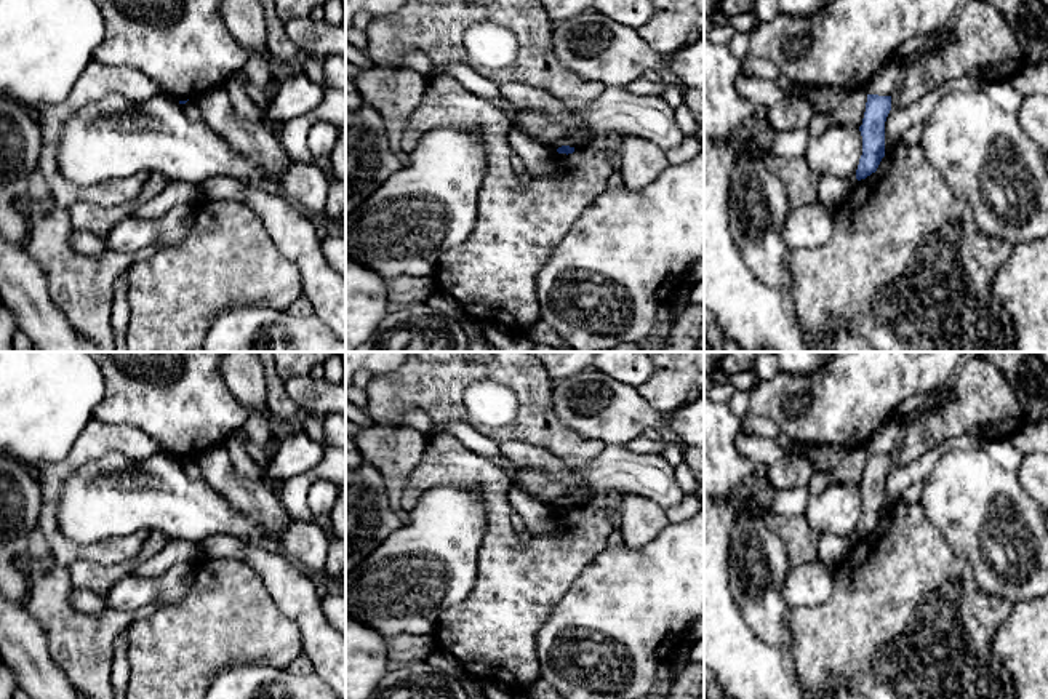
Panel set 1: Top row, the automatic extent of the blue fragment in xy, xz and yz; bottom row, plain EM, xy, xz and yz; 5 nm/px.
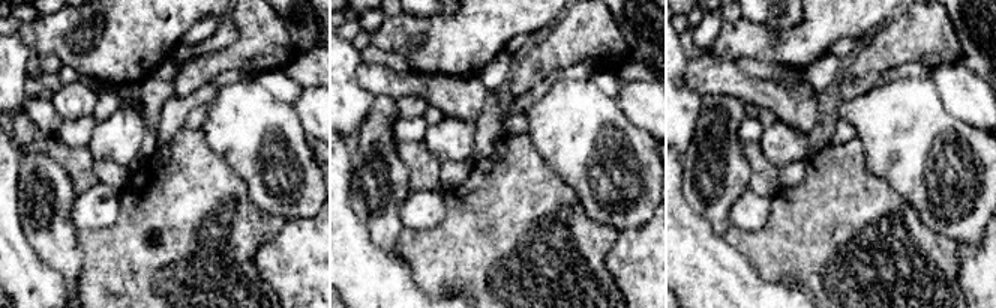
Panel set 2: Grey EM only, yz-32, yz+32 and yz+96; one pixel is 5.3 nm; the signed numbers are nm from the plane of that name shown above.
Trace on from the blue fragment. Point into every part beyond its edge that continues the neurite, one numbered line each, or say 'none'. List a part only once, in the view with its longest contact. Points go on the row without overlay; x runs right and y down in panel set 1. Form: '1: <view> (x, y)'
none

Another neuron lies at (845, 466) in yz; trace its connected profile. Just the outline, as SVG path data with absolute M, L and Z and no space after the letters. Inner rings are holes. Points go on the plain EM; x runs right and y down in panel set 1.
M739 432L736 438L739 454L752 464L774 465L778 461L792 456L803 457L814 472L827 472L830 483L859 486L862 483L867 451L866 448L834 448L826 445L797 445L789 448L778 445L774 438Z

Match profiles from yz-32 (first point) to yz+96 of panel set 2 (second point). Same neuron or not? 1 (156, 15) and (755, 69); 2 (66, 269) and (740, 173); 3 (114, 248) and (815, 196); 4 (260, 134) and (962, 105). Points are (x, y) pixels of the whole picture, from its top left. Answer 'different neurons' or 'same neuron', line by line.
1: different neurons
2: same neuron
3: same neuron
4: different neurons

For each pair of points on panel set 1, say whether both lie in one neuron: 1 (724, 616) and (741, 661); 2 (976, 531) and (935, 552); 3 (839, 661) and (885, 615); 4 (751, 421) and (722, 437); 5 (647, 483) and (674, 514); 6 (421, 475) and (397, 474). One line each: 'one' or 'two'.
1: one
2: two
3: one
4: two
5: two
6: two

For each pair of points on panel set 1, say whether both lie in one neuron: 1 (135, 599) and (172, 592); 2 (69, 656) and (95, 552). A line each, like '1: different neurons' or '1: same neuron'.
1: same neuron
2: different neurons

